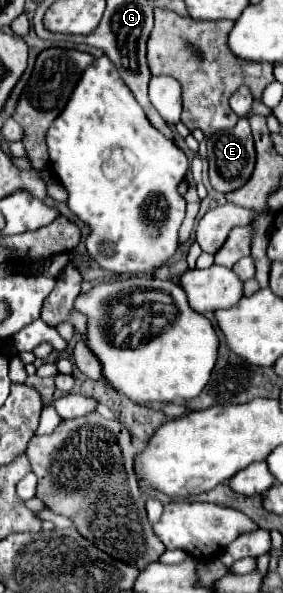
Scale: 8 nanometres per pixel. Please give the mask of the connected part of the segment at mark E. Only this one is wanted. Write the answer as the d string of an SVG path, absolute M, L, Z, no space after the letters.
M241 118L231 130L221 130L209 136L207 140L207 154L209 154L209 178L211 186L219 192L231 192L241 188L255 166L255 148L253 148L253 138L251 138L251 128L249 120Z

